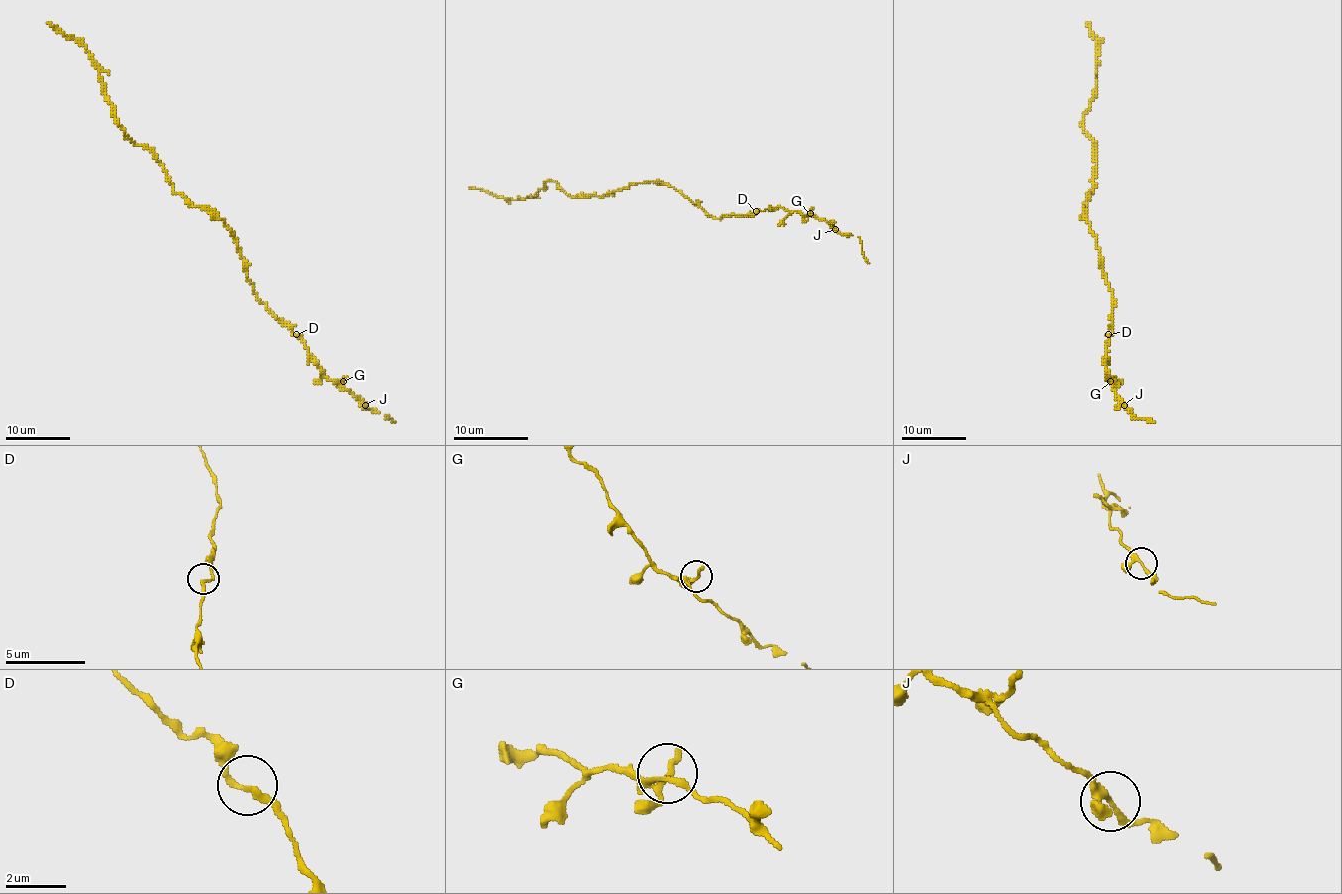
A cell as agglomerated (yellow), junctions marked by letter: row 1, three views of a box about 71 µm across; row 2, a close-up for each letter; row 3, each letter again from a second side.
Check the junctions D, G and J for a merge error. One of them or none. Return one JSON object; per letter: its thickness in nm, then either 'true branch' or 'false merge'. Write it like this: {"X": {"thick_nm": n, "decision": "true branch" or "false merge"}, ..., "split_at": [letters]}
{"D": {"thick_nm": 200, "decision": "true branch"}, "G": {"thick_nm": 150, "decision": "true branch"}, "J": {"thick_nm": 200, "decision": "true branch"}, "split_at": []}

